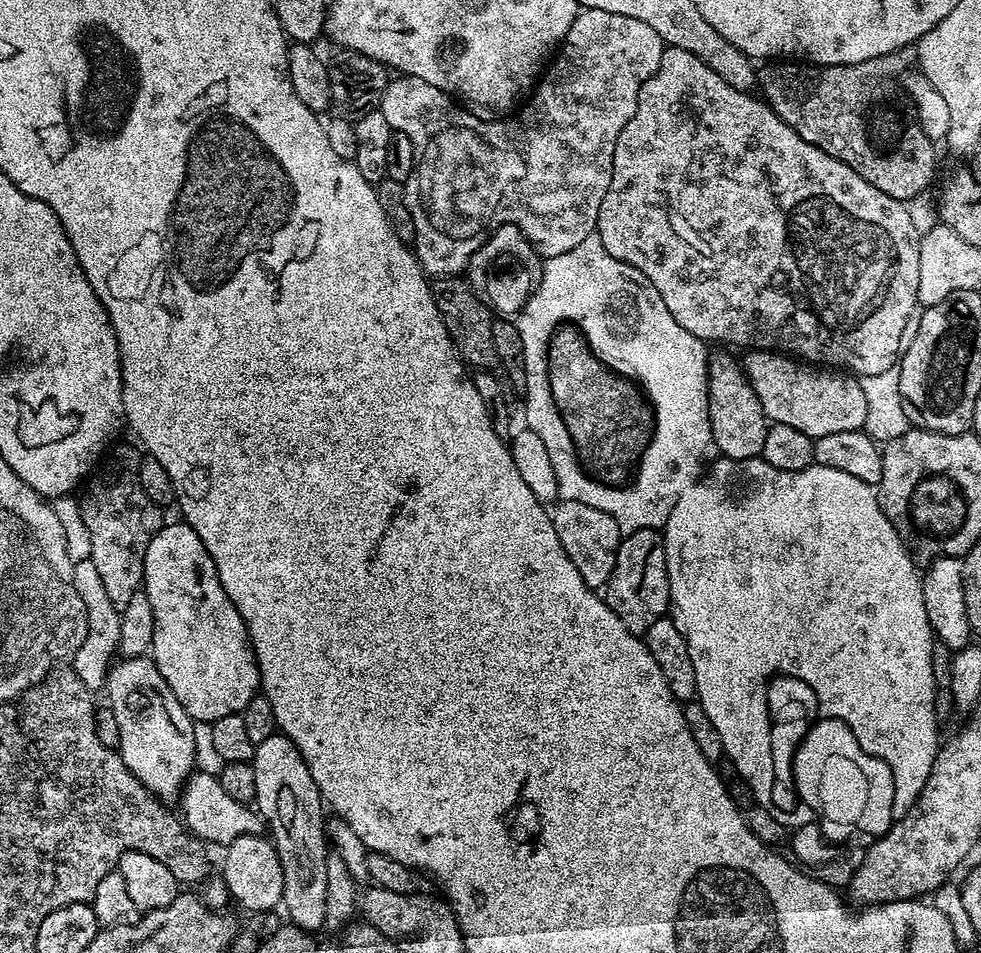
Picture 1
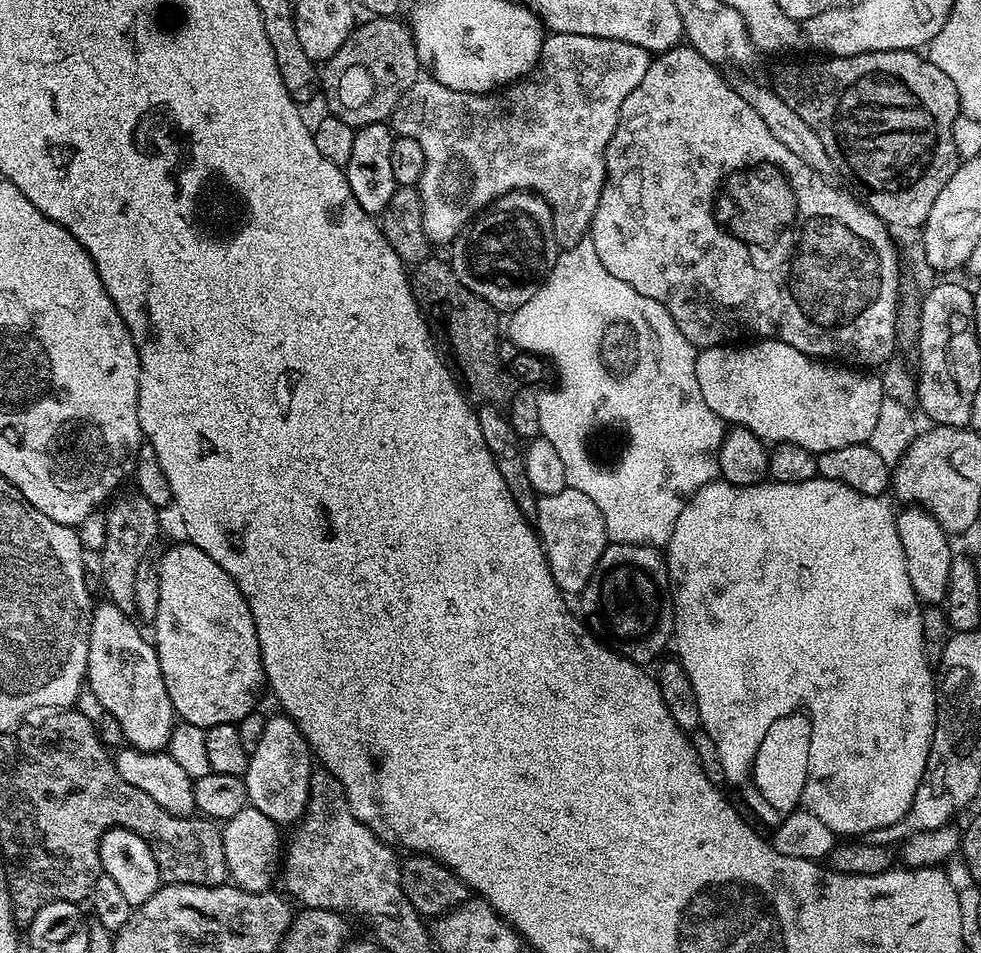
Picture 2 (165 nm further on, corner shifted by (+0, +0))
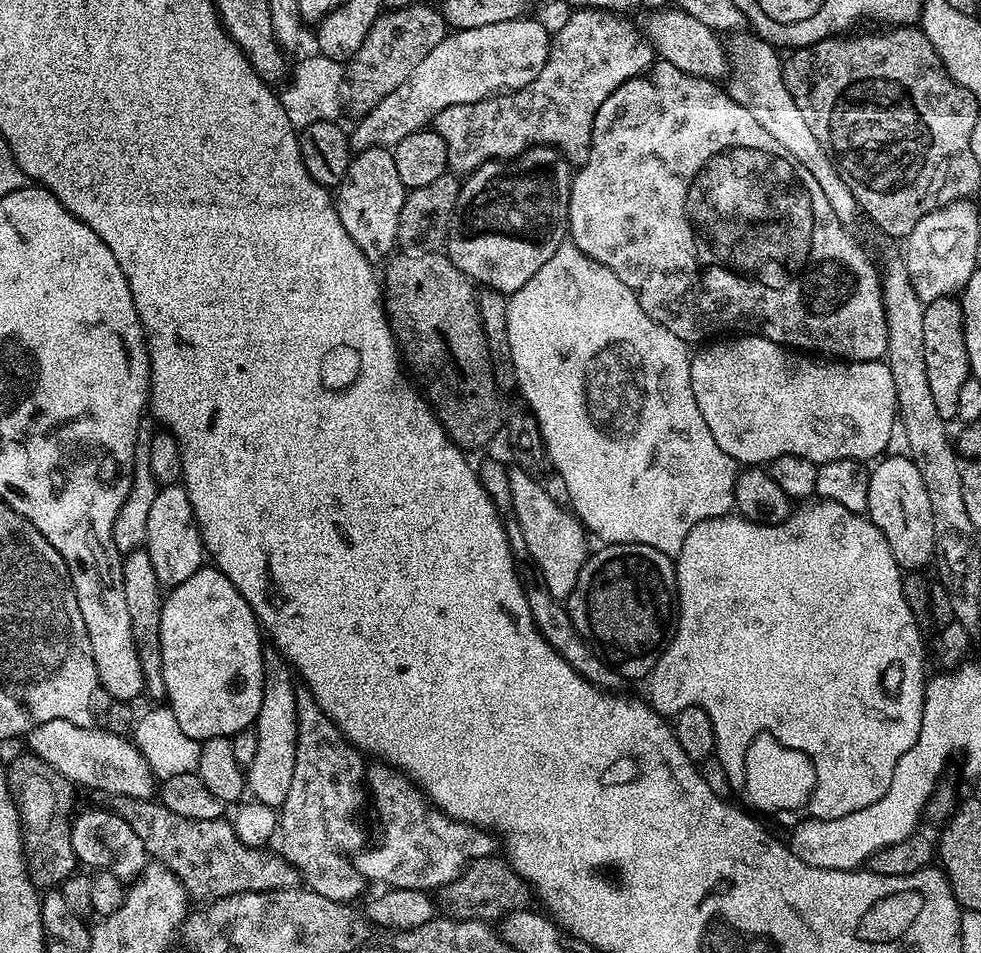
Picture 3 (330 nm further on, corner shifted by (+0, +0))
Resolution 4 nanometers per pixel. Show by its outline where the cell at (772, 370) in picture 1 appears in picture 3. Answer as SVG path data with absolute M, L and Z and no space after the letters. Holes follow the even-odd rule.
M751 334L720 338L701 348L704 349L692 356L690 366L694 402L698 402L702 419L710 434L714 434L714 442L737 465L764 466L782 454L810 458L817 466L842 458L872 462L889 451L892 431L898 428L898 413L893 375L884 360L845 362L839 358L813 358L770 342L765 336Z

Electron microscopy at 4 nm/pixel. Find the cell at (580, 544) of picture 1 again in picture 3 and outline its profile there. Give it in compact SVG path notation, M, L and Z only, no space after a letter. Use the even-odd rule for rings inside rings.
M518 467L511 469L510 498L514 500L515 520L526 538L526 546L530 546L531 559L538 566L550 594L564 602L574 590L582 566L588 561L589 537L575 515L563 503L560 505L536 480L539 479L531 472L524 472Z

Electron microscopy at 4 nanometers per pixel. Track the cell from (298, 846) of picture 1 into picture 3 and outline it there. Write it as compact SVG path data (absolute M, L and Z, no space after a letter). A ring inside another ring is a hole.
M265 647L262 706L258 710L258 718L254 725L258 734L258 751L254 753L254 762L246 766L246 788L257 801L275 810L286 800L294 771L295 685L294 674L288 661L275 648Z

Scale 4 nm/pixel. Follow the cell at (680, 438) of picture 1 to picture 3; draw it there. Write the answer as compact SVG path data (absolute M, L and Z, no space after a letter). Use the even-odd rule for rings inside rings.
M566 242L554 250L554 258L522 286L522 290L511 293L508 301L508 333L510 334L510 354L516 371L518 392L524 395L527 407L535 416L540 433L544 439L544 450L547 459L556 467L564 488L568 491L567 503L577 520L593 537L594 535L604 544L645 544L654 546L662 554L675 558L686 542L686 534L698 522L729 515L733 511L736 499L734 486L738 475L738 465L735 460L714 442L714 434L702 419L698 410L698 402L694 402L694 390L690 386L690 366L692 356L688 352L689 345L682 338L670 334L666 326L654 322L642 306L638 306L638 298L606 266L591 260L578 246Z

